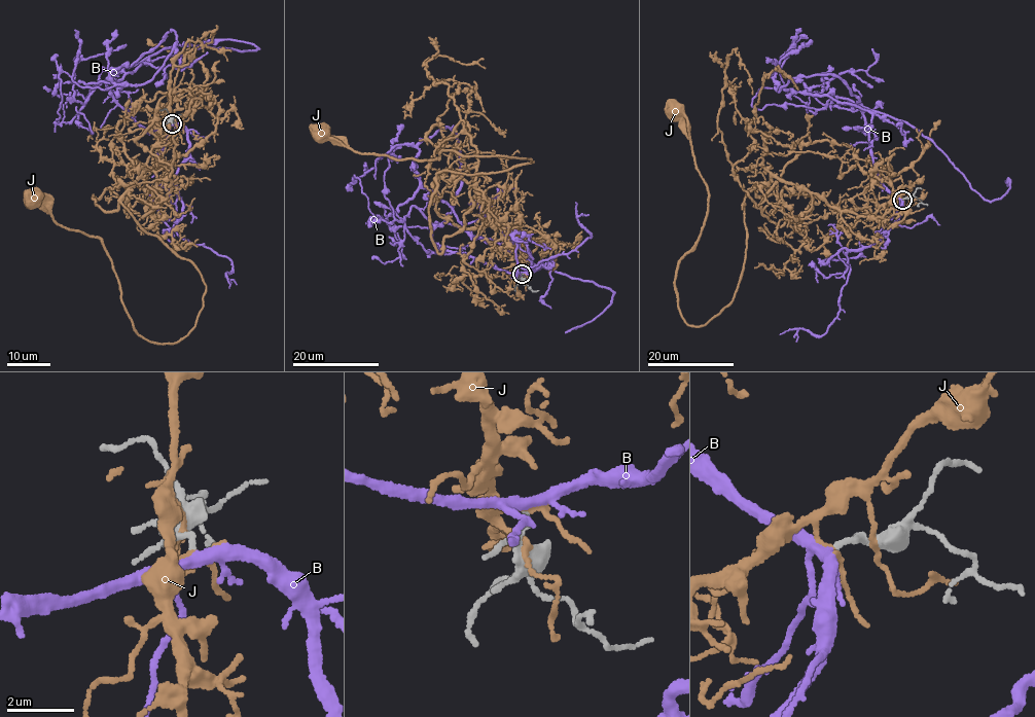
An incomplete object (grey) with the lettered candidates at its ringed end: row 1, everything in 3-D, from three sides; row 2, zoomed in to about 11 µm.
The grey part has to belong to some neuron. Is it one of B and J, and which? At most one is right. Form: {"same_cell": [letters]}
{"same_cell": []}

